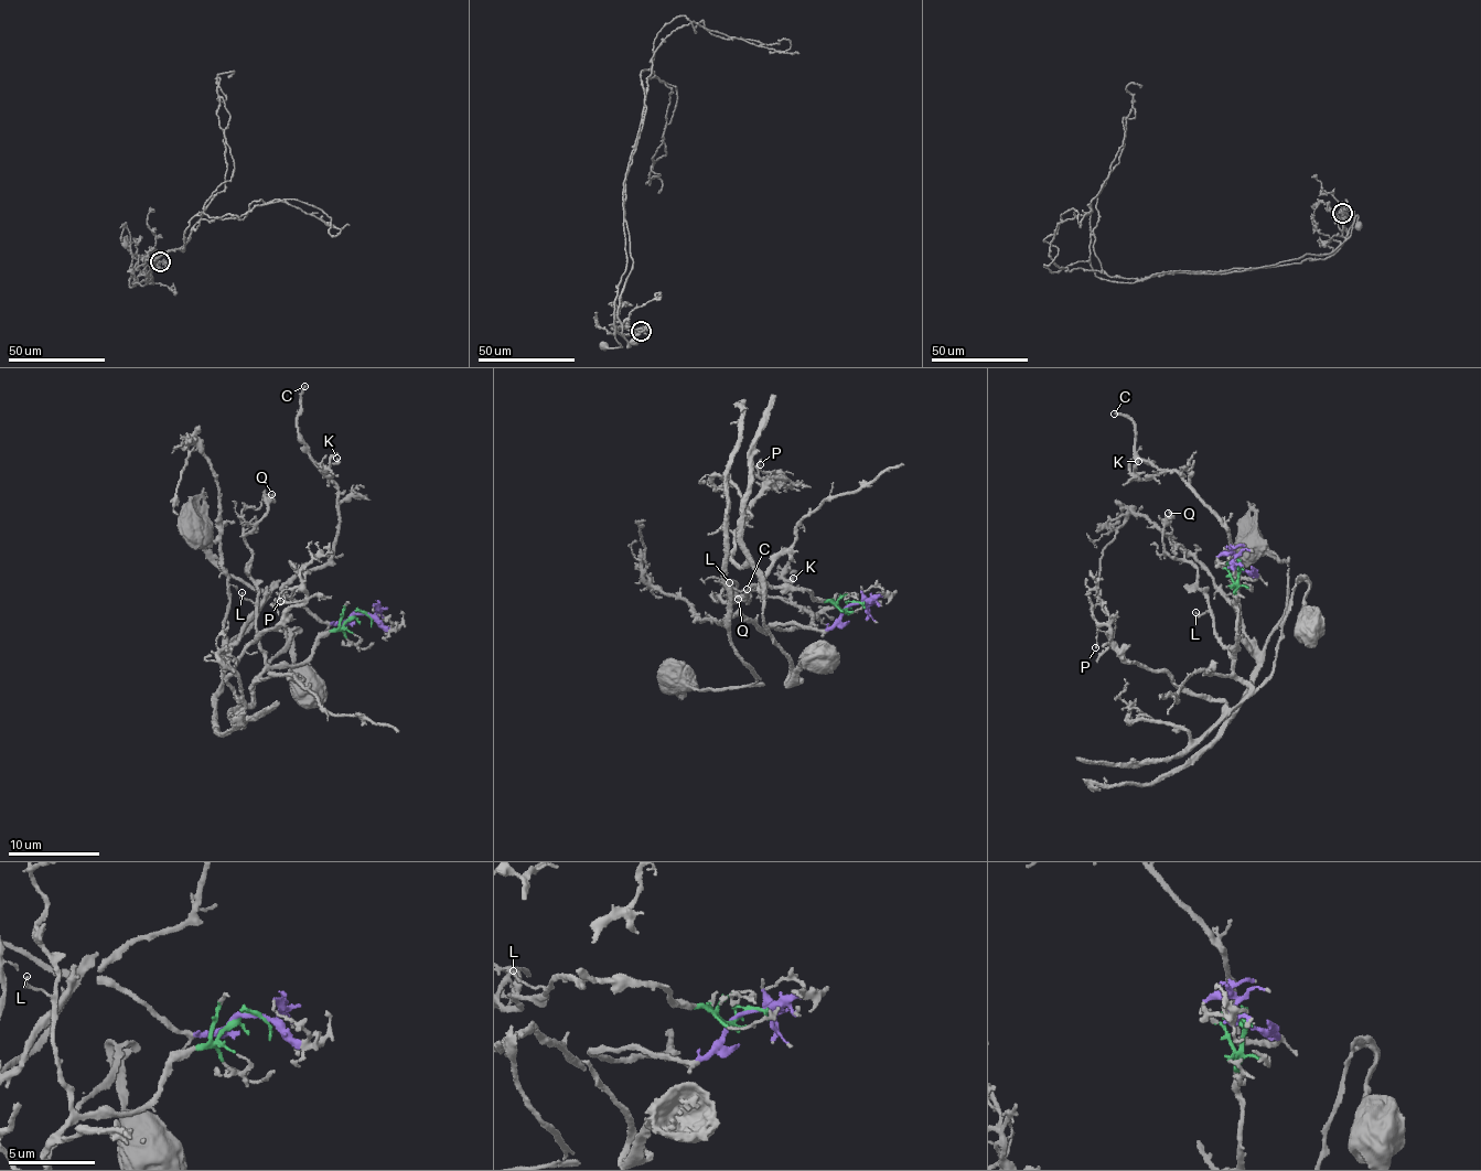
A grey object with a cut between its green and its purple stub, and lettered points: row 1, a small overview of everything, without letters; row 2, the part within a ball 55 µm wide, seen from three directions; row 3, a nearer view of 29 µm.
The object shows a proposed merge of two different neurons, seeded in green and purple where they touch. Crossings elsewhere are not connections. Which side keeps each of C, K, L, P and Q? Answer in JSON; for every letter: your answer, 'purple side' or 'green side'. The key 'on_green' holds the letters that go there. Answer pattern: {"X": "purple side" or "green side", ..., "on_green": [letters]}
{"C": "purple side", "K": "purple side", "L": "green side", "P": "green side", "Q": "green side", "on_green": ["L", "P", "Q"]}

